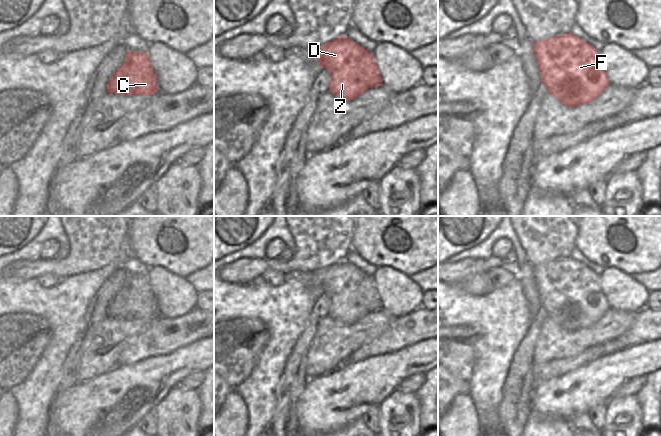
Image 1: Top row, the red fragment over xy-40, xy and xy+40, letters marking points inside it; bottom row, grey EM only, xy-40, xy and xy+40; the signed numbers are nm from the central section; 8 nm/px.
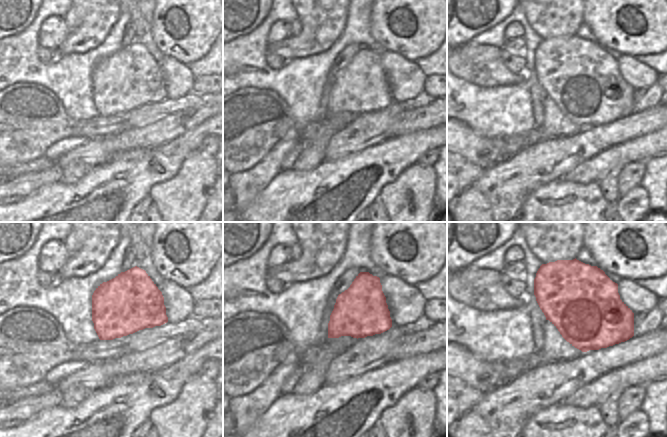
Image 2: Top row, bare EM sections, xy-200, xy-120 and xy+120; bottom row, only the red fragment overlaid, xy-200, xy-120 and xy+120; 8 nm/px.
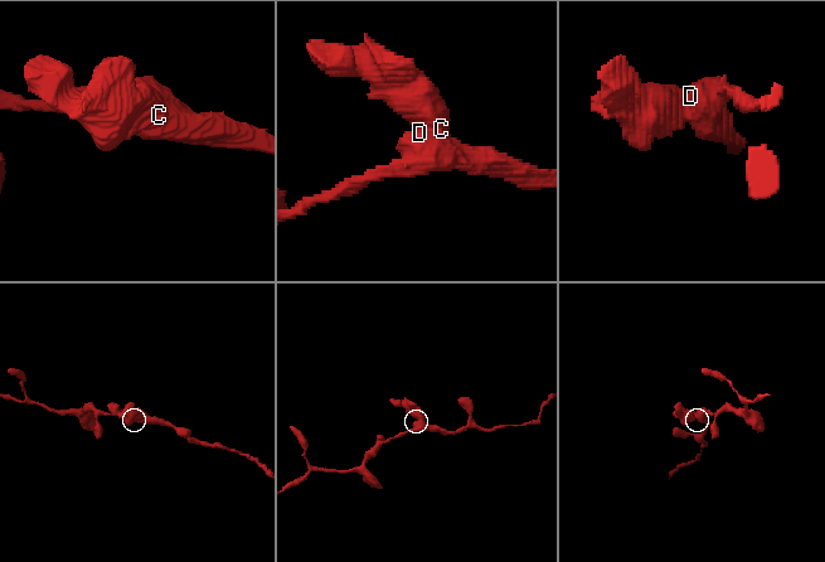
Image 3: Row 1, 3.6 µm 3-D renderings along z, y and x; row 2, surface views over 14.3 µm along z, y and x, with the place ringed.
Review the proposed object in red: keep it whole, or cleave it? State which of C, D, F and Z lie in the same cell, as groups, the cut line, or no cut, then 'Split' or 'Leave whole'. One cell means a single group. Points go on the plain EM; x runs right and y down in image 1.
Groups: C / D F Z. Split along xy (371, 279), (367, 279), (357, 291), (357, 302), (368, 312). Split.

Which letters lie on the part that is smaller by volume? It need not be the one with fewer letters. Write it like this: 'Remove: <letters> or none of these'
Remove: C

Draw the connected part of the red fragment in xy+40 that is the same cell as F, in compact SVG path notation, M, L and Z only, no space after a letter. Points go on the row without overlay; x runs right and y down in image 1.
M571 256L533 266L533 277L541 306L568 332L592 326L609 309L599 276Z

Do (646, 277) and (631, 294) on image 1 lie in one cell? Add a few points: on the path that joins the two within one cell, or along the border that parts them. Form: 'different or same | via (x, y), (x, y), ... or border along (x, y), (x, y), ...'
different | border along (630, 276), (649, 291)

